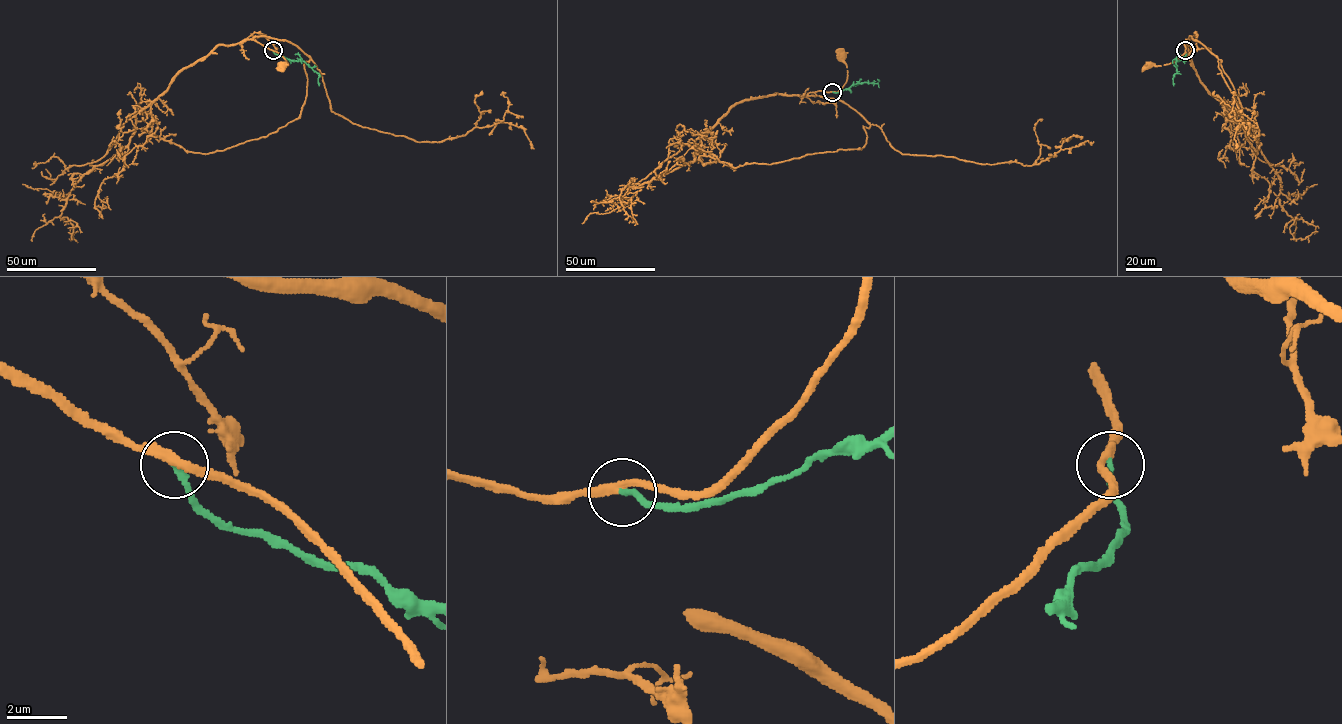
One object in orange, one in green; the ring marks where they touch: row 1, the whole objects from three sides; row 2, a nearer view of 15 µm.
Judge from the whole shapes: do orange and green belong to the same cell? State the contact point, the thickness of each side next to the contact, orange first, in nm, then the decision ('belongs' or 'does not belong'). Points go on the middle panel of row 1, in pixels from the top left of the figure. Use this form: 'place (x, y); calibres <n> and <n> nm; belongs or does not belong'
place (832, 92); calibres 280 and 200 nm; belongs

